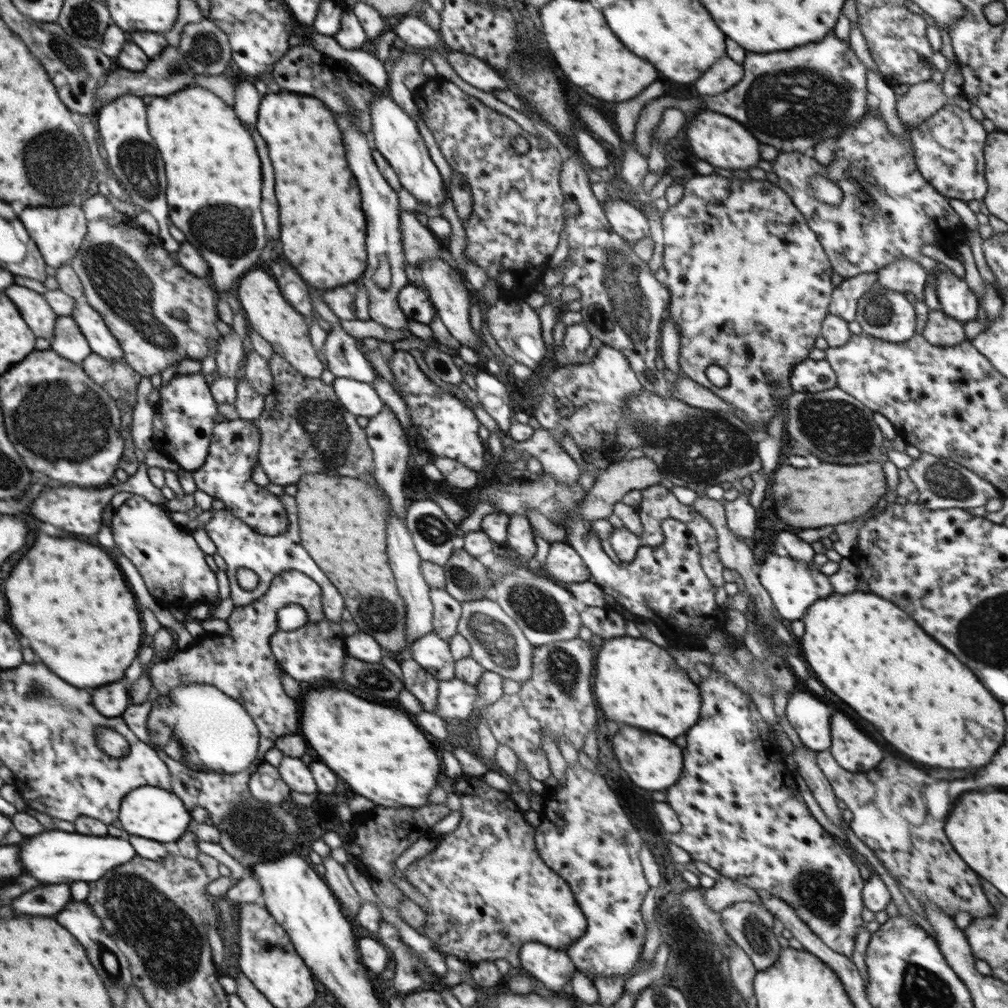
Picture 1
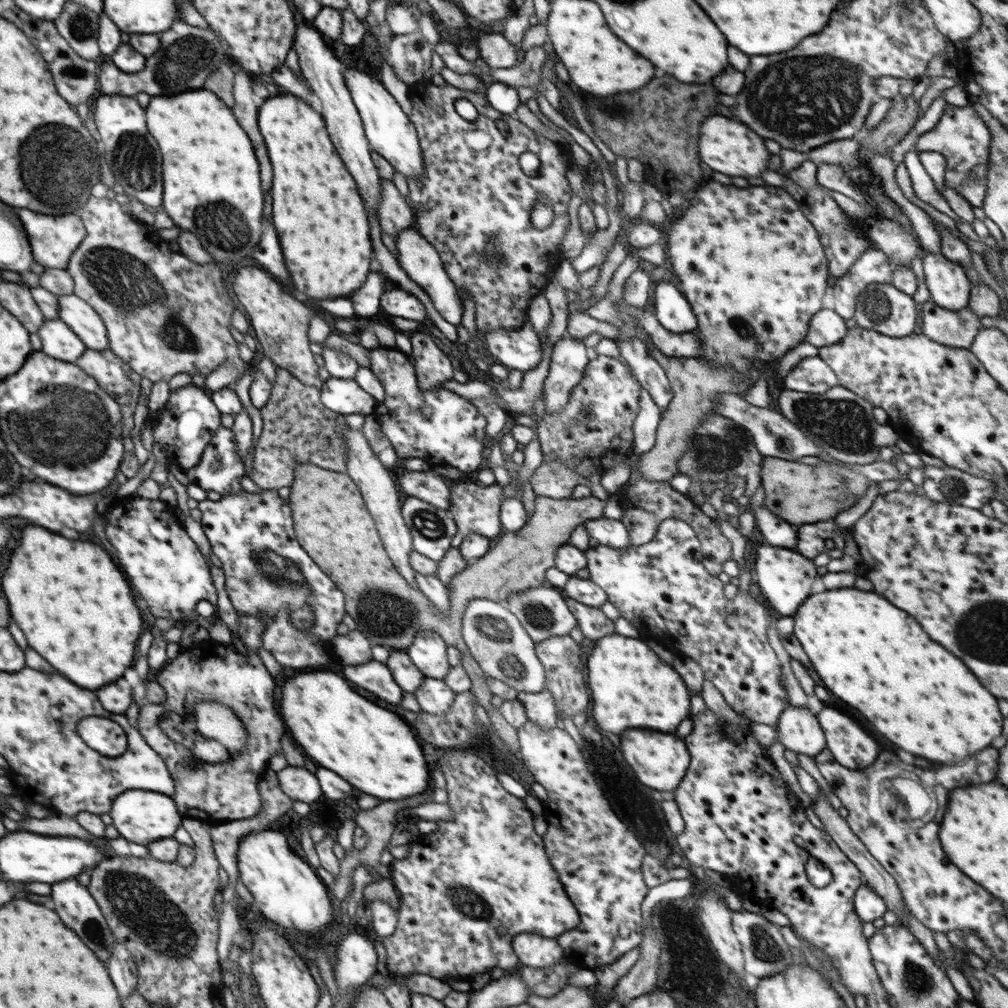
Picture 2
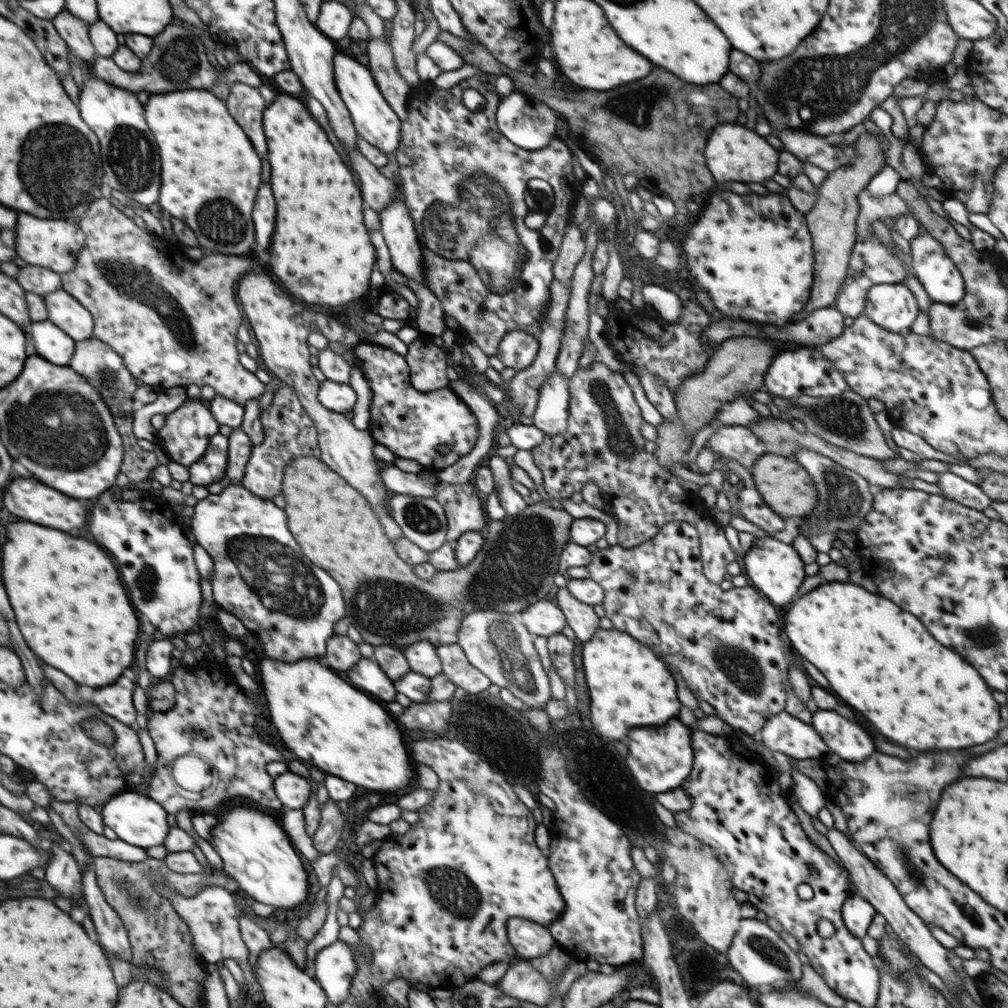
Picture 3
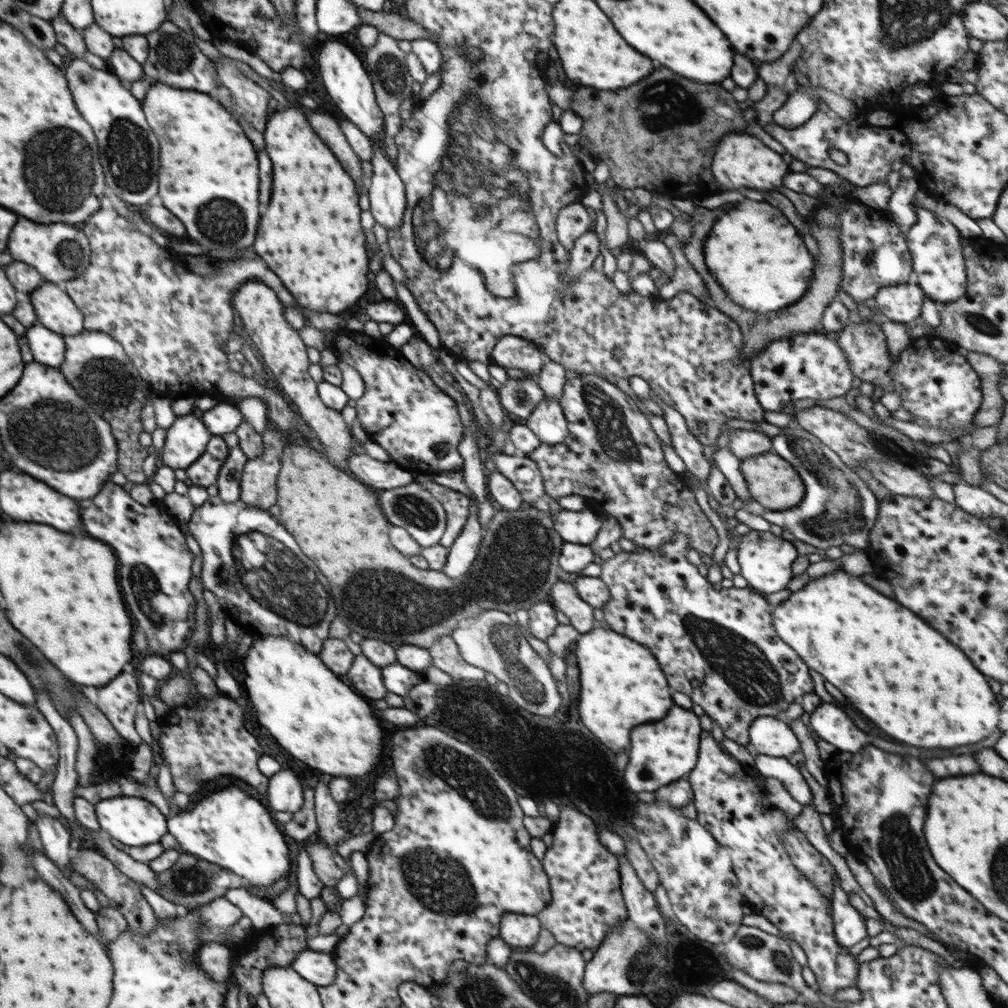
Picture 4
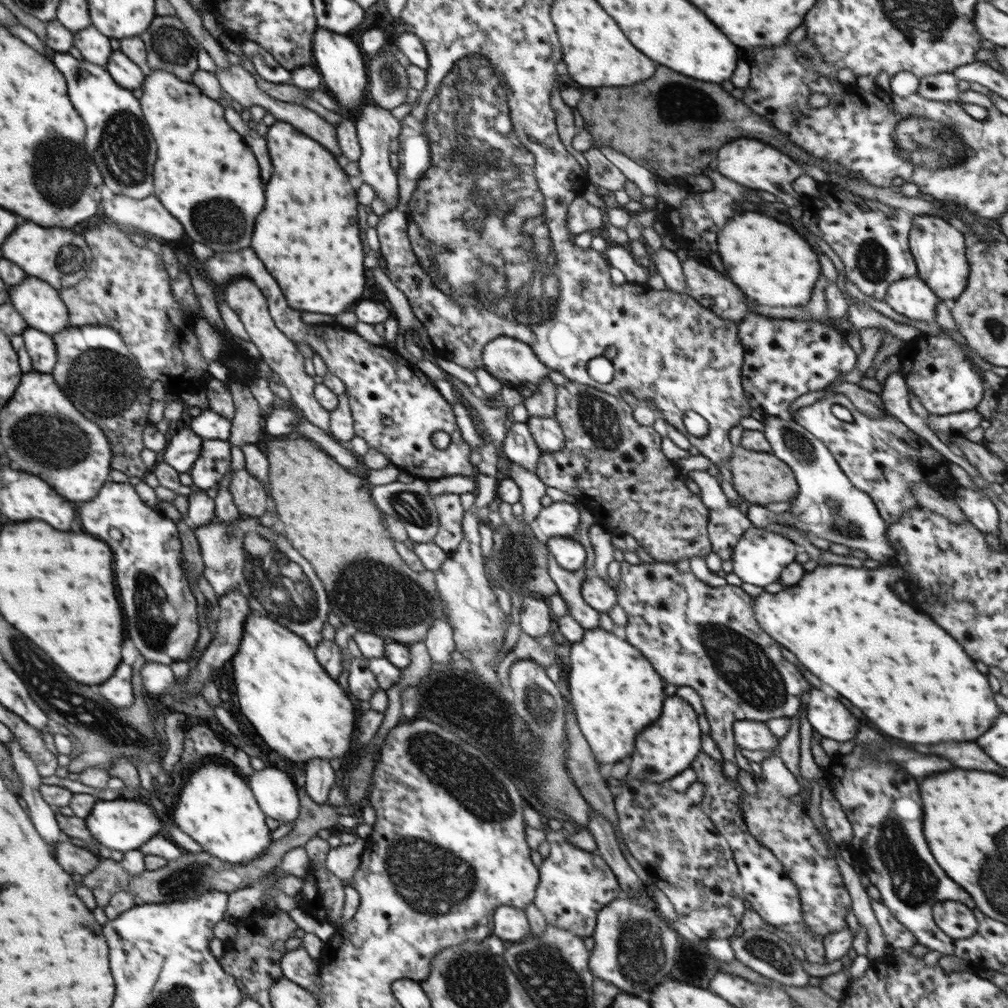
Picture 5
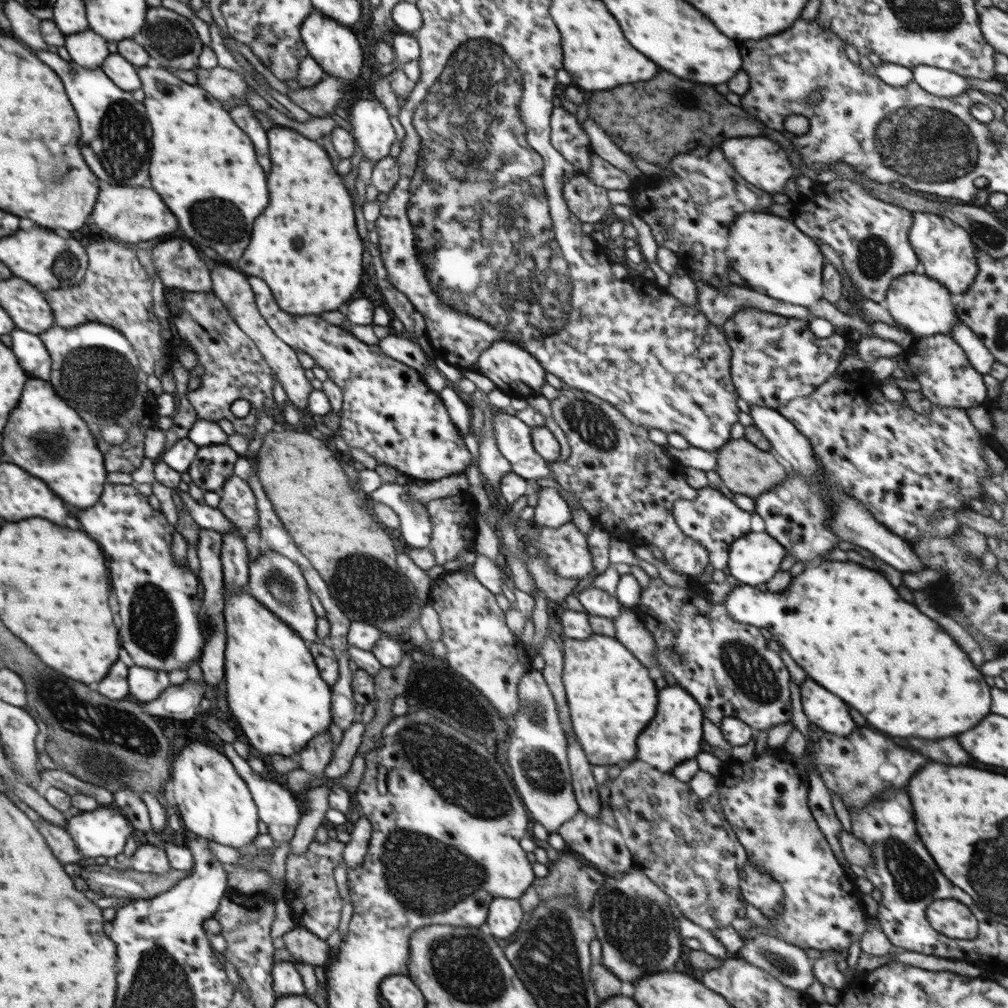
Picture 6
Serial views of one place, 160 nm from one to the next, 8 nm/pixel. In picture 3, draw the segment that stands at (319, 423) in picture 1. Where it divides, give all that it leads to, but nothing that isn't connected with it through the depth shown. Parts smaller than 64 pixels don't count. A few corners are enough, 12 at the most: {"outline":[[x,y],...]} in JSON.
{"outline":[[284,381],[261,412],[241,486],[270,500],[286,465],[320,459],[315,422]]}

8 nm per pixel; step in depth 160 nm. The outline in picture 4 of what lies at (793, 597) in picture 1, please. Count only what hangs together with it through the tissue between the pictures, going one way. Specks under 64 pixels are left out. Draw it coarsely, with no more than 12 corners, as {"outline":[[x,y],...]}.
{"outline":[[771,531],[741,537],[741,575],[759,592],[786,589],[798,558]]}

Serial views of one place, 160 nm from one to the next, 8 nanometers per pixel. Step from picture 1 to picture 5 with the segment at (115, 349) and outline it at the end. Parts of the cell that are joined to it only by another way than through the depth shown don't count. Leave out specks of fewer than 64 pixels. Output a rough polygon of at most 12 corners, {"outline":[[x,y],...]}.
{"outline":[[27,275],[10,302],[29,327],[56,335],[69,308],[53,285]]}

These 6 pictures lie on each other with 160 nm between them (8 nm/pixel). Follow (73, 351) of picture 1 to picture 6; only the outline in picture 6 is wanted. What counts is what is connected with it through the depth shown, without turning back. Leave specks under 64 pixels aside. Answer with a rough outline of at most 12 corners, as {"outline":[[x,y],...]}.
{"outline":[[15,328],[12,348],[30,376],[48,381],[53,359],[39,335]]}

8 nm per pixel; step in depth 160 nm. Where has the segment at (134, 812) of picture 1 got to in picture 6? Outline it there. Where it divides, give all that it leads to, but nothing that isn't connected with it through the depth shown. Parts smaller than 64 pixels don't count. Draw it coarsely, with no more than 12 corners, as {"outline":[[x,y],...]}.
{"outline":[[116,806],[69,816],[66,831],[85,858],[115,856],[133,824]]}

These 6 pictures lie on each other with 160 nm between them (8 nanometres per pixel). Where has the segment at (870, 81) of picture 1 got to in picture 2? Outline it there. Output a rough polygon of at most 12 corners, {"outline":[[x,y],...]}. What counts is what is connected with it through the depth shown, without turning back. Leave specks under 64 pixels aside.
{"outline":[[916,150],[905,152],[907,168],[918,198],[963,220],[952,210],[923,167]]}

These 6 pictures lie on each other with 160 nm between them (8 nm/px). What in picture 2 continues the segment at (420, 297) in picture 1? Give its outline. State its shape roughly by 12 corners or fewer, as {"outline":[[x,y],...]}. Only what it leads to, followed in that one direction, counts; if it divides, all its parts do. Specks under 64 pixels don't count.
{"outline":[[390,286],[381,308],[390,316],[423,322],[424,304],[402,287]]}

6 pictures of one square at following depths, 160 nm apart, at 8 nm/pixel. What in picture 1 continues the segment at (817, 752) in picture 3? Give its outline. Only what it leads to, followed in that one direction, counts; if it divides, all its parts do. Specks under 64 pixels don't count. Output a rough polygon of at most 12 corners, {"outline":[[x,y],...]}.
{"outline":[[794,692],[785,715],[800,741],[831,747],[832,710],[811,692]]}

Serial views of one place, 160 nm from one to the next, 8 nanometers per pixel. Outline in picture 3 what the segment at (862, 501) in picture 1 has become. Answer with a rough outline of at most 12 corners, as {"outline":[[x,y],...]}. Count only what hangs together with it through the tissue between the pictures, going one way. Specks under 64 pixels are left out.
{"outline":[[766,452],[750,472],[762,500],[781,517],[816,508],[810,474]]}

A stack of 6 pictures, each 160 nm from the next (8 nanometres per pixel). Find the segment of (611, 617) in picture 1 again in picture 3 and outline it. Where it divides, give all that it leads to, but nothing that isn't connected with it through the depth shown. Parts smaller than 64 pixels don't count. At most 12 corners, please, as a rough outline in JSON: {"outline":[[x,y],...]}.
{"outline":[[566,587],[552,598],[568,626],[584,643],[599,630],[594,608]]}

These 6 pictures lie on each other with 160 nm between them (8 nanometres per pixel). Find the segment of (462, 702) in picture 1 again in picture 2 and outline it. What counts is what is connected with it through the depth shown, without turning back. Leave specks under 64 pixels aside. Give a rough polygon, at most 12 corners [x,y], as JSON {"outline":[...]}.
{"outline":[[425,677],[414,695],[421,710],[446,714],[457,692],[444,679]]}

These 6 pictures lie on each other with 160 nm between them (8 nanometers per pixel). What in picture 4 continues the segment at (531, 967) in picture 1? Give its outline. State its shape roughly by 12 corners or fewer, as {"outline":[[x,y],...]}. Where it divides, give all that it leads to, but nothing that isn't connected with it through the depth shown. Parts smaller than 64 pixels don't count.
{"outline":[[502,915],[500,937],[530,950],[540,936],[536,915]]}

